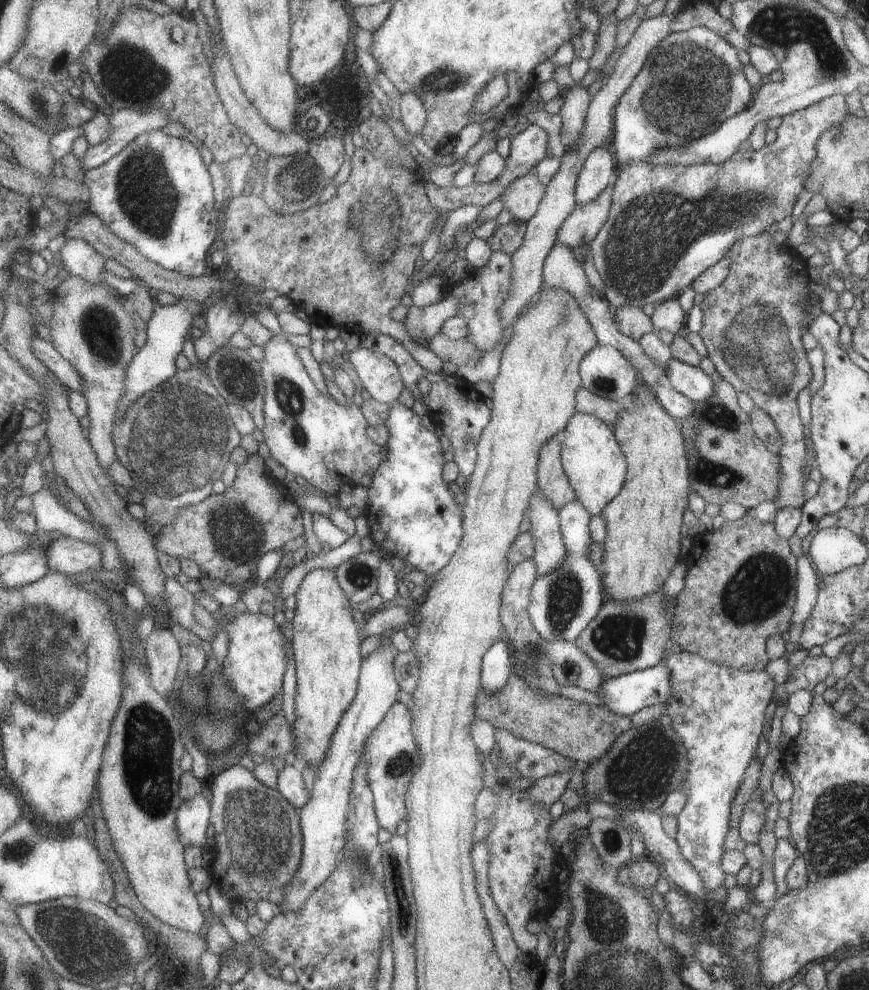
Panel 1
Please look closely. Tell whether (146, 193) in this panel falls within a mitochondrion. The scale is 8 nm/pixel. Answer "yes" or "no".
yes

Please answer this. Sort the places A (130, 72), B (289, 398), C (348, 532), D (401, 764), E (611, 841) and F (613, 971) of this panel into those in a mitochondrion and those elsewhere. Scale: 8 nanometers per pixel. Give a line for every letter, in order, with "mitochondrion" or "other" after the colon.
A: mitochondrion
B: mitochondrion
C: other
D: mitochondrion
E: mitochondrion
F: mitochondrion

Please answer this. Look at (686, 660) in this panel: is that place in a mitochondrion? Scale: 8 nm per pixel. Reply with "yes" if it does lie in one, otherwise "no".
no

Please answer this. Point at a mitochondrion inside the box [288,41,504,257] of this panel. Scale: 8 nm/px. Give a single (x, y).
(445, 80)

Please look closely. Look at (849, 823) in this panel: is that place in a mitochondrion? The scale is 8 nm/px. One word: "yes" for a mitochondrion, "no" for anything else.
yes

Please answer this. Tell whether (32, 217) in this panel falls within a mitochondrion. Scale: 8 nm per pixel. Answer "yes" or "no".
no

